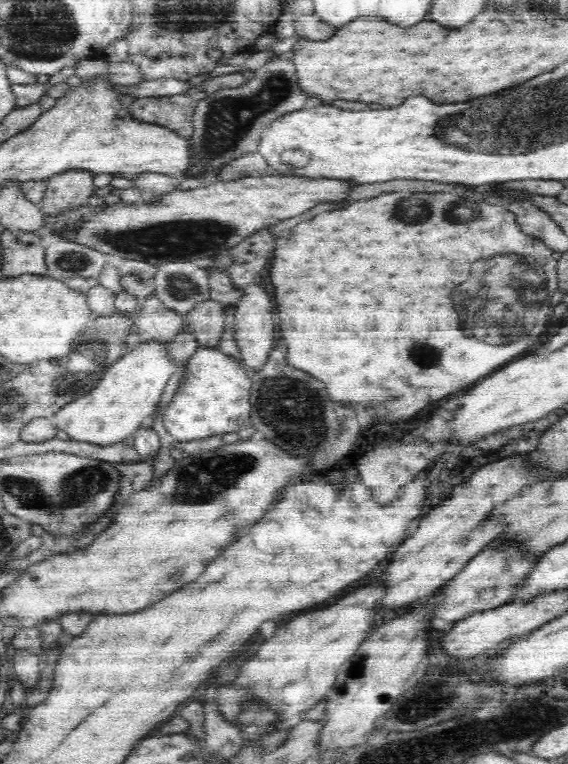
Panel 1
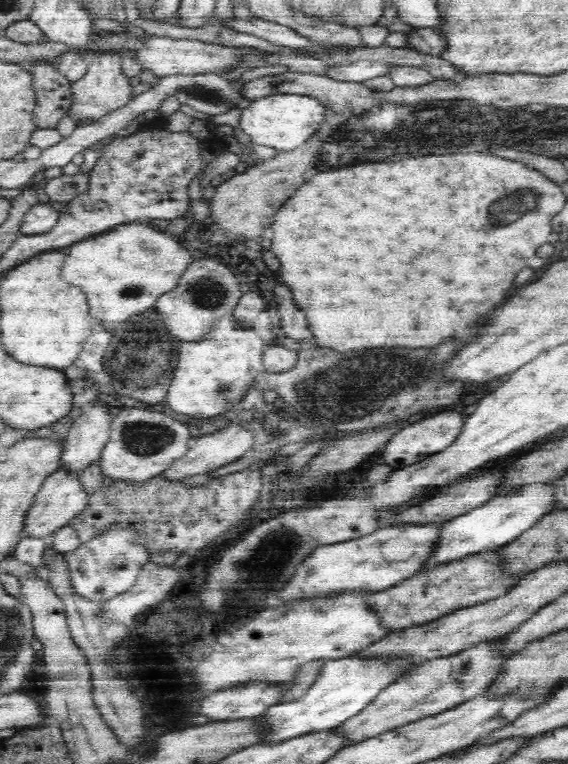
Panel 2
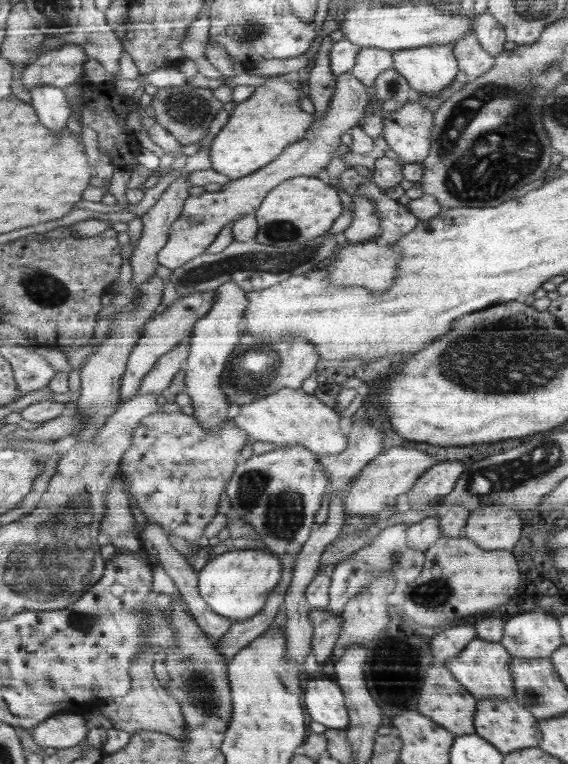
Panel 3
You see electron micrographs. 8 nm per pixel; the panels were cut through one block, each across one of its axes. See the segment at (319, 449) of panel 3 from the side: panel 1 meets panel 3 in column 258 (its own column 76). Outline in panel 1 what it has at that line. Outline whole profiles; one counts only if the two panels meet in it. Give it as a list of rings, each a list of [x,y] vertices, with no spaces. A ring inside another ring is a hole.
[[[158,340],[136,343],[134,350],[128,350],[103,372],[92,390],[76,397],[51,418],[62,436],[72,440],[102,446],[119,443],[134,434],[144,424],[144,418],[156,410],[168,379],[176,371],[168,350],[160,346]]]

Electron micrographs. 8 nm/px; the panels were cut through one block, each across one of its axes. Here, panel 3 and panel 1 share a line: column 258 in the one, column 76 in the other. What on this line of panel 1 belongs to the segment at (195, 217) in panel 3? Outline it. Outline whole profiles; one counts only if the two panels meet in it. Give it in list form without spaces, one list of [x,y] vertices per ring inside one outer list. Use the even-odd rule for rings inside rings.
[[[78,169],[57,174],[46,181],[46,192],[40,202],[40,209],[46,217],[60,216],[66,210],[84,205],[93,195],[94,173]]]

